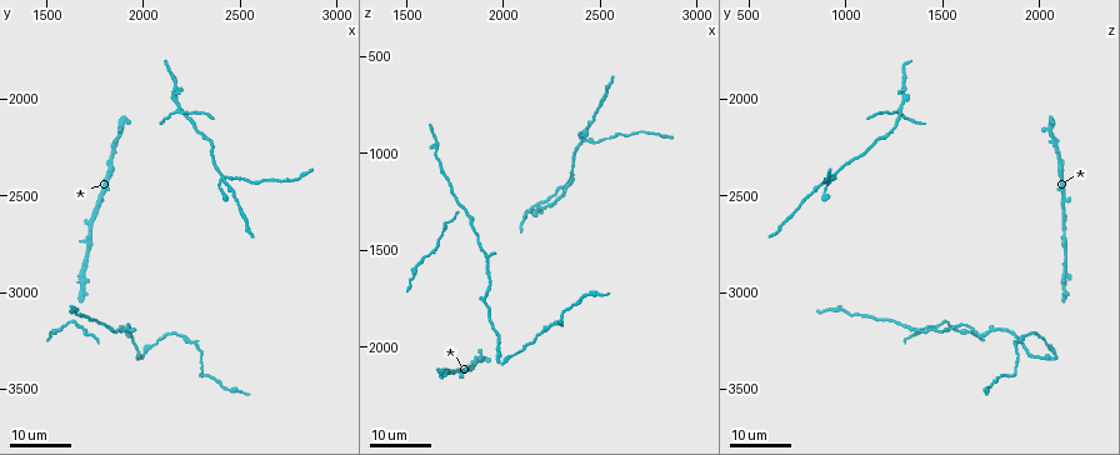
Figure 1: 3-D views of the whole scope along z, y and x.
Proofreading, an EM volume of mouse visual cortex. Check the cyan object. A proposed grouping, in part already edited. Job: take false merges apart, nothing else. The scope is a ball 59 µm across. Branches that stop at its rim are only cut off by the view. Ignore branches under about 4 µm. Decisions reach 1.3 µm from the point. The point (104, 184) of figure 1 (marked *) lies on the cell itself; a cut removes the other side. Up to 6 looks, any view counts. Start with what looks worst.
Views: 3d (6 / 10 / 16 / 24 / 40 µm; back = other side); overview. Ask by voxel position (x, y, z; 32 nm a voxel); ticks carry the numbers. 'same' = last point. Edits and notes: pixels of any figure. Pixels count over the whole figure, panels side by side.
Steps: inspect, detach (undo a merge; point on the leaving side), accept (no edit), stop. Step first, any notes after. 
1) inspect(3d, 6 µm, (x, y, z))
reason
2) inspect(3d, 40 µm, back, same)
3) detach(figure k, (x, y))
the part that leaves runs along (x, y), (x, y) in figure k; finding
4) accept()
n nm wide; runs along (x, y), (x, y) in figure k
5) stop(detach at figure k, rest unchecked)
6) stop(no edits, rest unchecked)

inspect(3d, 24 µm, (2400, 2420, 910))
looks like a crossing

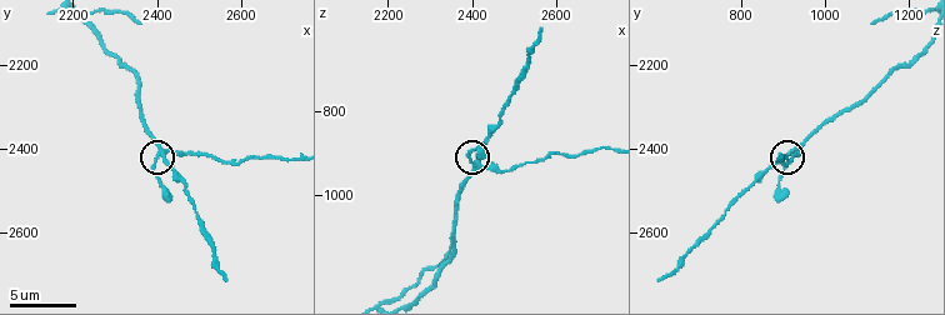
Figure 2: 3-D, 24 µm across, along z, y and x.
inspect(3d, 10 µm, (2405, 2420, 920))
closer look

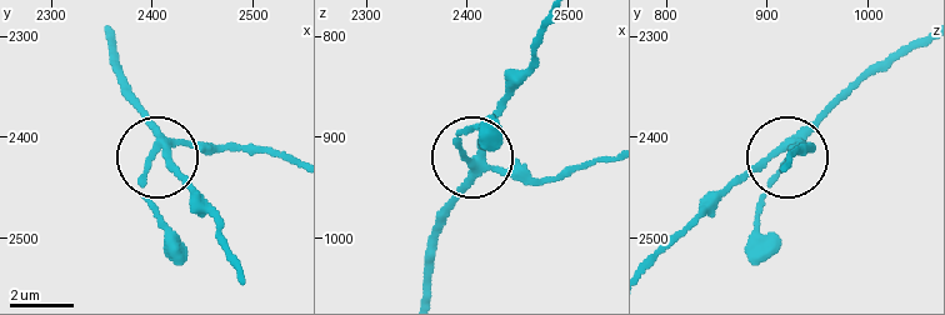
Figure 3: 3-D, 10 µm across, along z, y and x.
accept()
side arm 16 µm; 4 arms; all the same cell

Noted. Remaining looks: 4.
inspect(3d, 24 µm, (1920, 3200, 1780))
two arms in line, one across

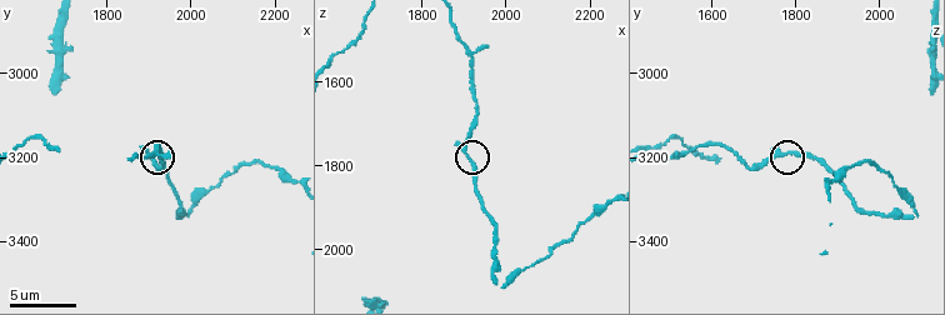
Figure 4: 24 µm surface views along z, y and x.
inspect(3d, 6 µm, (1905, 3190, 1785))
zoom in

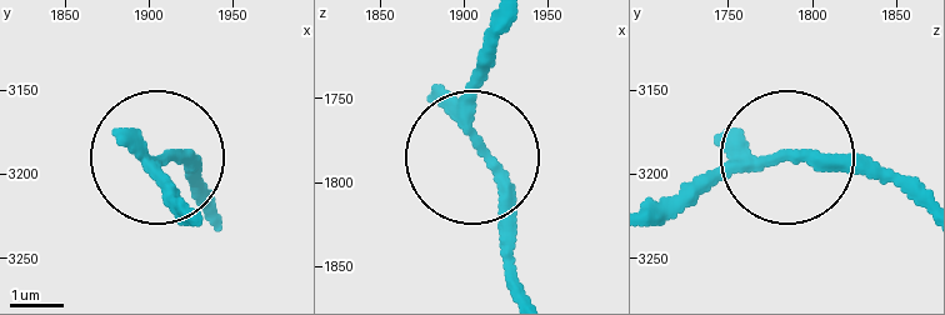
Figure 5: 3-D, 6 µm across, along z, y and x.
inspect(3d, 6 µm, back, (1910, 3192, 1780))
from behind

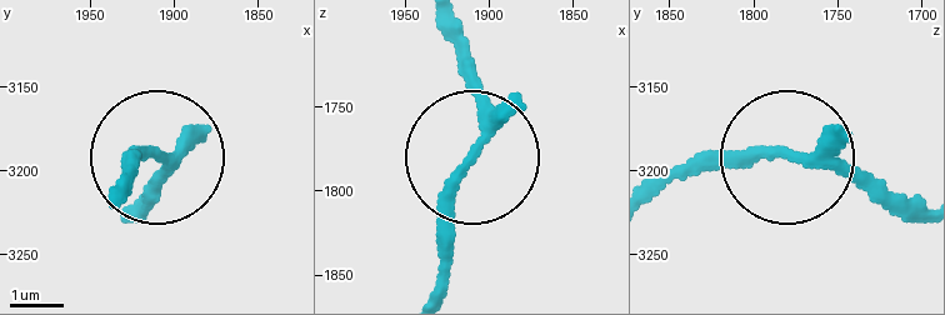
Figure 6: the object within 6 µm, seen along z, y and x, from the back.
accept()
runs along (921, 211), (800, 158), (658, 170) in figure 6; one cell here

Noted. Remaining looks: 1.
stop(no edits, rest unchecked)

